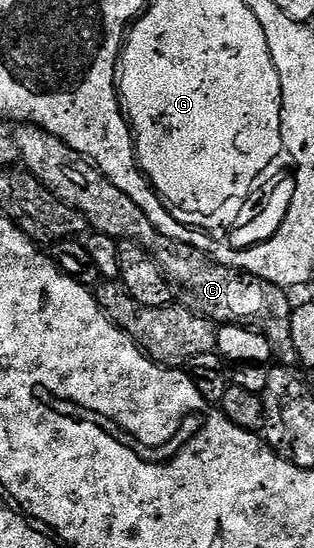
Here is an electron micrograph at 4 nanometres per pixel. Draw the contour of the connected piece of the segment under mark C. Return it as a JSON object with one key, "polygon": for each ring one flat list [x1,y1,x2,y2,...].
{"polygon":[[25,124,16,131,17,152,24,169,42,182,56,198,78,210,90,227,103,236,128,240,149,251,169,281,169,289,180,305,193,314,227,326,246,326,263,335,273,346,276,361,290,368,298,365,297,353,291,344,291,316,295,309,284,289,263,279,242,273,232,266,222,266,217,260,185,242,159,233,143,216,139,204,106,178,89,159,72,150,63,140,51,136,40,126]]}

